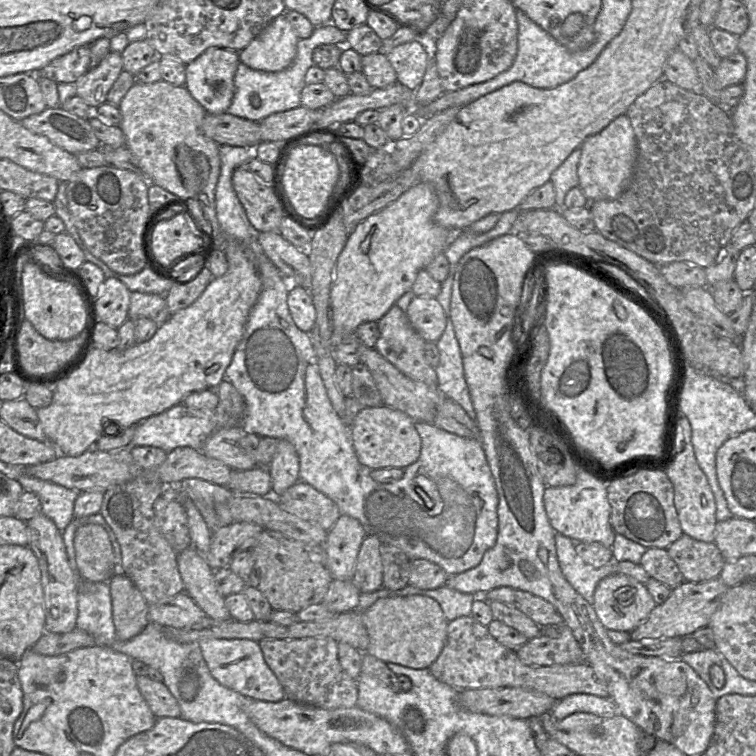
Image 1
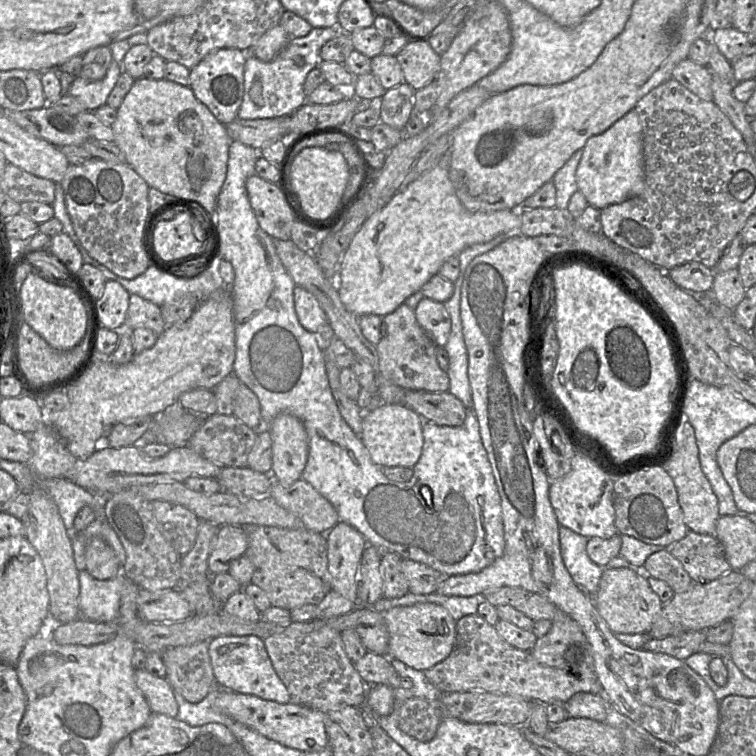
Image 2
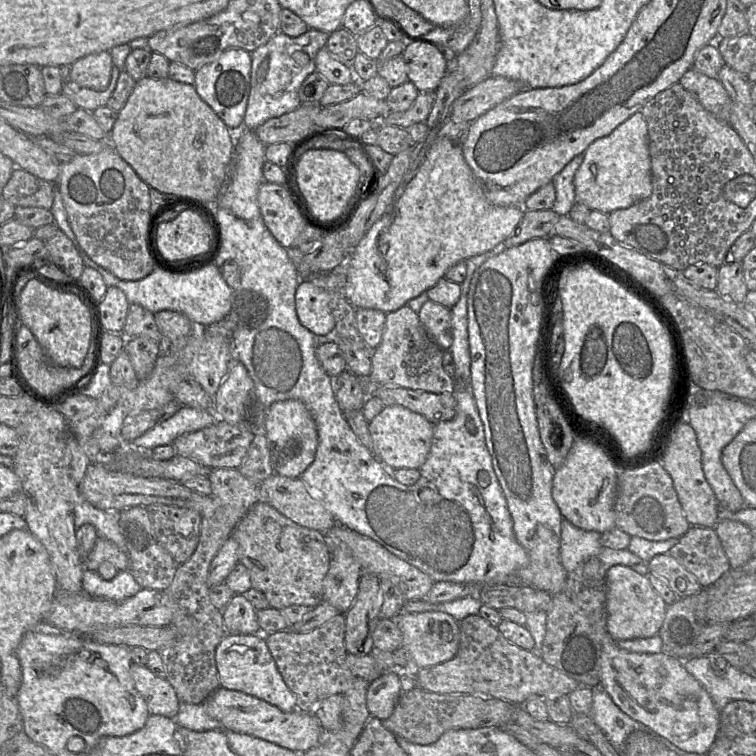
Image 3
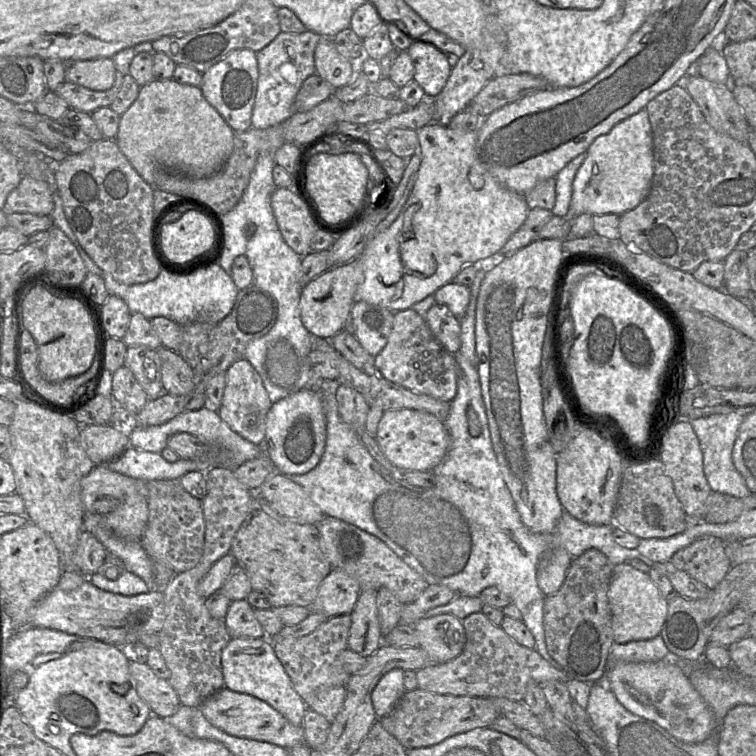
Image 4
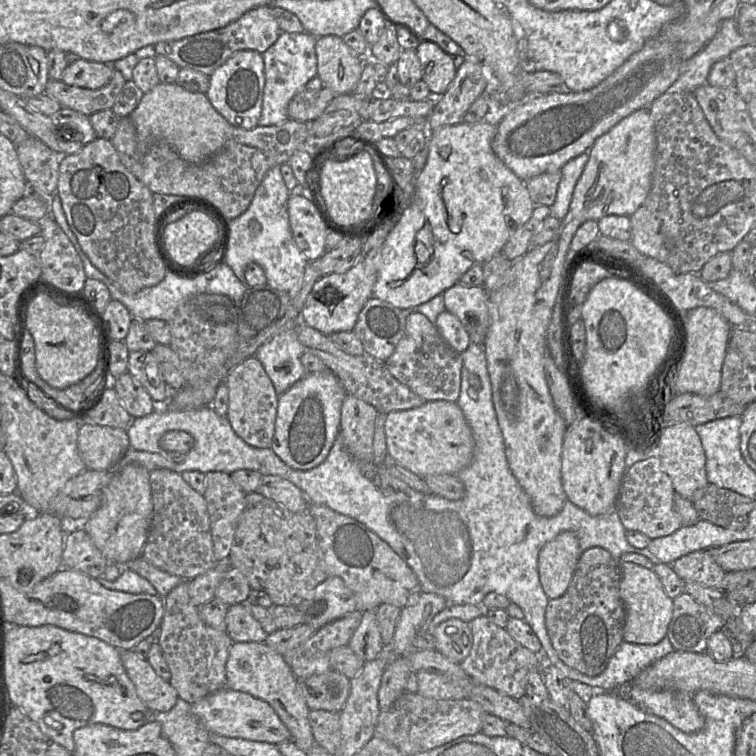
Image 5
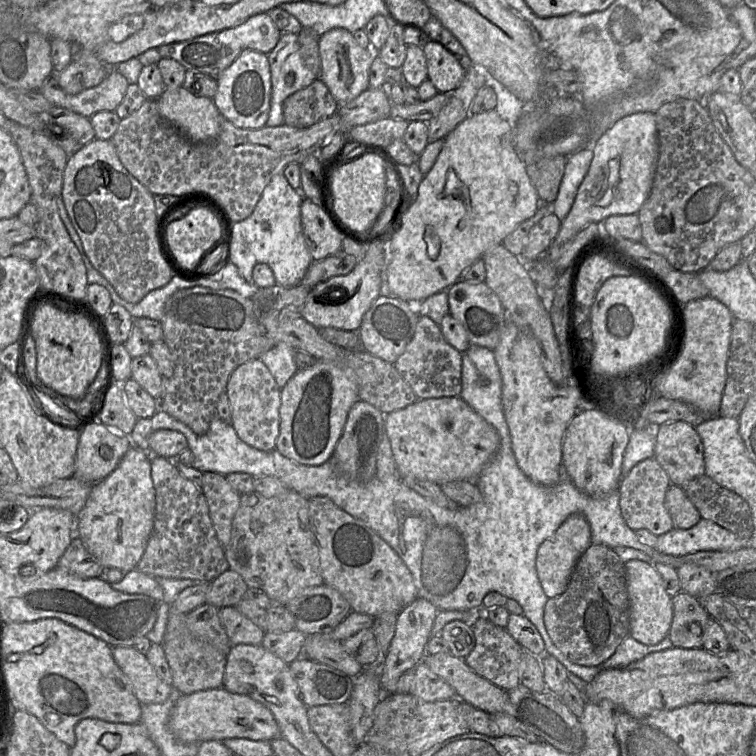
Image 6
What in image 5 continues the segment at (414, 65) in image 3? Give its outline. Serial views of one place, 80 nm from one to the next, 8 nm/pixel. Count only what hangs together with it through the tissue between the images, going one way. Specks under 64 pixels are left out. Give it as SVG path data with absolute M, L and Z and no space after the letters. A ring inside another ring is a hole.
M424 41L416 48L421 63L422 81L424 81L433 98L442 96L455 78L457 68L453 57L432 41Z

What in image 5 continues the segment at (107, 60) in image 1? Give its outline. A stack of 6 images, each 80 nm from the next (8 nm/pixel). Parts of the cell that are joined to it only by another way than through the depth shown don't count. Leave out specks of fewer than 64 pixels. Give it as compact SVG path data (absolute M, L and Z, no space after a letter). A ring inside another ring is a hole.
M114 69L109 83L100 89L80 88L49 79L44 93L56 100L61 108L91 116L96 112L112 109L125 82L122 73Z

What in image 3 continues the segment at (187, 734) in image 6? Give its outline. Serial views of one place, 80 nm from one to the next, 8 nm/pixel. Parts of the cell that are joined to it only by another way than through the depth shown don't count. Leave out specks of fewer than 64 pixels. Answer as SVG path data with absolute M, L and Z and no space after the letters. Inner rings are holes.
M219 687L203 704L207 714L228 730L254 736L301 754L315 747L323 733L319 719L312 712L297 709L284 712L262 699L236 690Z

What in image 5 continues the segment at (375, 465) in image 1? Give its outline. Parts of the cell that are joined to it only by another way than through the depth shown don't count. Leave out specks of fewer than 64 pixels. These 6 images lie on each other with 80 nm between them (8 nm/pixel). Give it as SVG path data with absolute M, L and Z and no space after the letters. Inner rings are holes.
M433 400L426 401L418 408L392 411L385 416L384 431L388 457L422 478L436 474L457 475L461 469L470 464L473 458L472 429L457 402Z

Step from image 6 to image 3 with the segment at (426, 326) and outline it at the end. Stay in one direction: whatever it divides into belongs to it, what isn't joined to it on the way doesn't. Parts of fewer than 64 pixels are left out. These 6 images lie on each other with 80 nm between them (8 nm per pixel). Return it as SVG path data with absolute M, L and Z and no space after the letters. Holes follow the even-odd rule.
M404 305L396 311L386 313L382 340L372 352L370 381L416 391L452 394L455 382L443 368L442 355L443 350L429 336L418 314Z

